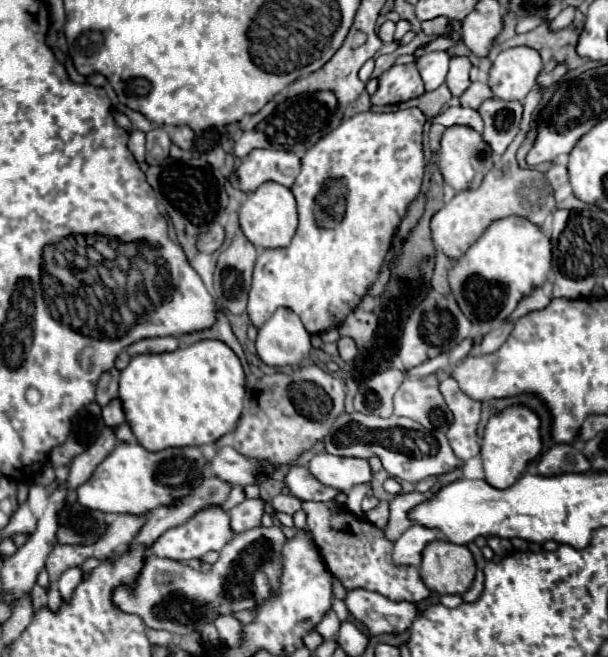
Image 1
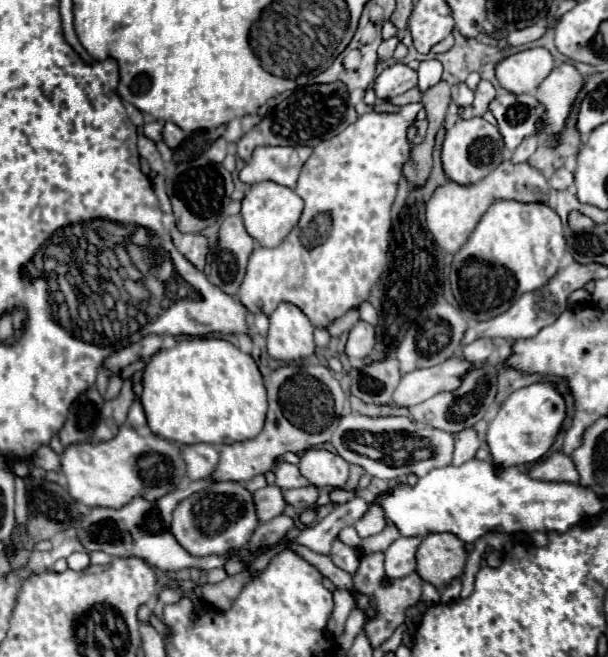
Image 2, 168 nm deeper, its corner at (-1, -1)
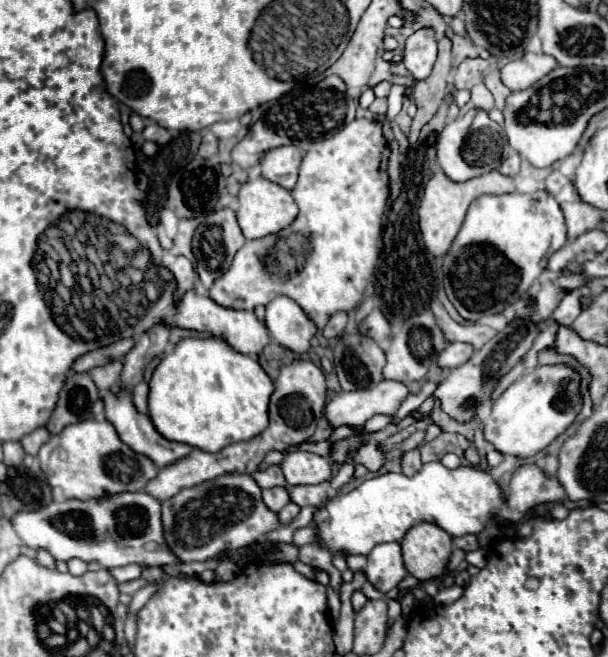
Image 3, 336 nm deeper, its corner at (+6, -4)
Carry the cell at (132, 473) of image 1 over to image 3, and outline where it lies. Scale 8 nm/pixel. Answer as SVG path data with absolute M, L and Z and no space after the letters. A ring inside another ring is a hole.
M80 421L74 423L72 427L66 427L60 435L52 435L48 443L42 445L40 453L38 453L42 471L46 475L46 481L50 485L58 485L66 499L78 499L78 501L88 501L88 499L104 499L110 495L118 495L124 491L144 491L146 483L152 481L158 475L158 467L152 463L152 459L148 459L146 455L140 455L136 451L132 451L116 433L116 429L112 427L112 423L108 421Z

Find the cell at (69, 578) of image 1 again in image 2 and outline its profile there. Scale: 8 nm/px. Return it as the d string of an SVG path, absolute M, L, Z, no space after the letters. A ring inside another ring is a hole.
M73 552L73 554L67 558L67 562L69 562L69 568L71 568L71 570L85 570L85 568L91 564L87 552Z

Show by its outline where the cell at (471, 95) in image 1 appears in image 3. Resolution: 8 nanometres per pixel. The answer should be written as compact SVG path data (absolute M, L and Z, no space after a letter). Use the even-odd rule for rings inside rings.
M478 83L472 87L472 97L470 97L470 103L462 109L462 113L466 109L482 109L482 111L490 111L494 107L494 97L492 93L486 89L484 83Z

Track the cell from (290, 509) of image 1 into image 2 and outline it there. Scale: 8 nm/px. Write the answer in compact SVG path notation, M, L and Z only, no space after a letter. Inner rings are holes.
M309 484L307 488L293 488L293 490L285 490L285 500L295 506L295 508L313 508L317 498L319 498L319 488L315 488L313 484Z

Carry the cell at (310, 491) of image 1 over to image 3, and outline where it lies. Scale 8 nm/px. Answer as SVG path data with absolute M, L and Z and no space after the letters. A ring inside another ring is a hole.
M272 465L268 467L266 471L256 471L252 473L254 481L258 483L260 489L272 489L272 487L286 487L286 479L284 479L284 473L280 469L280 465Z

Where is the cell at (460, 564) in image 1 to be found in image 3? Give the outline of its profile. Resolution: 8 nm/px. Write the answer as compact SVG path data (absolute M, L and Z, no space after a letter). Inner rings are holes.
M434 523L414 525L402 539L404 565L418 581L430 581L446 573L452 537Z

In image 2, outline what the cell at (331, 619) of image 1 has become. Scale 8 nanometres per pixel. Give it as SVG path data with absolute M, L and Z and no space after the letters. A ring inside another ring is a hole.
M341 588L335 590L334 600L334 610L331 615L331 620L329 620L329 632L333 636L341 636L343 634L343 626L345 626L345 620L351 612L351 608L355 606L355 598L351 596L351 592L343 592Z

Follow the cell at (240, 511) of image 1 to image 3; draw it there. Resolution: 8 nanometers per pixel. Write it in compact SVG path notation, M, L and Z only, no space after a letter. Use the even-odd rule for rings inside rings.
M274 487L274 489L264 489L262 491L262 499L266 503L266 507L274 513L278 513L290 499L288 499L288 491L284 487Z

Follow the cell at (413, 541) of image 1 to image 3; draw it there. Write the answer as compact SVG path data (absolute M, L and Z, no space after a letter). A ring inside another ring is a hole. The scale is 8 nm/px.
M382 543L372 549L368 555L366 577L378 591L394 589L408 575L402 561L400 543Z

